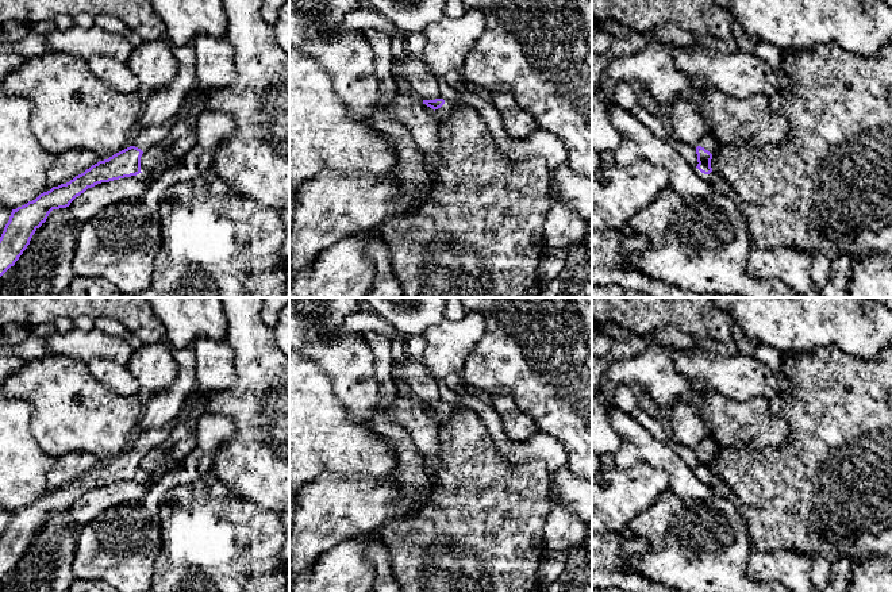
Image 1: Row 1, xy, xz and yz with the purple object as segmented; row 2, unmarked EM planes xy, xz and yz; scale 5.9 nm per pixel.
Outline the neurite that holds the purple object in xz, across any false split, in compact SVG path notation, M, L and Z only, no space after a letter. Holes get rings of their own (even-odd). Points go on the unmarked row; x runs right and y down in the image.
M443 401L423 403L423 407L435 414L435 419L439 424L447 423L453 416L453 404L445 404Z

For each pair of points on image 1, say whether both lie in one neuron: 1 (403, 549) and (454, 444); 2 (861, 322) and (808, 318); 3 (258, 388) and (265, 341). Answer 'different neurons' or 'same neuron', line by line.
1: same neuron
2: same neuron
3: same neuron

